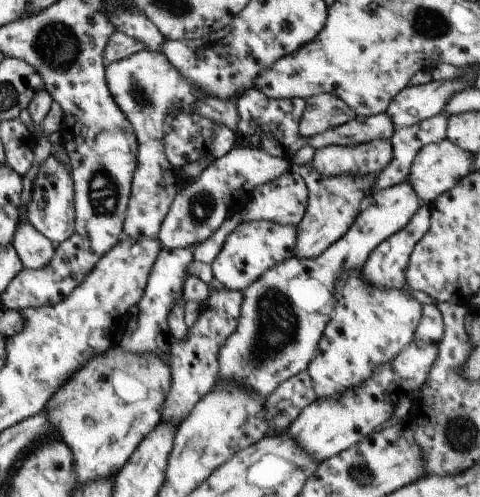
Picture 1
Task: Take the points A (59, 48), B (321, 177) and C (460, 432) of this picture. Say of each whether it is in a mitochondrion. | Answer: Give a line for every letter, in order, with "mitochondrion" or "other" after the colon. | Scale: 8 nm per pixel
A: mitochondrion
B: other
C: mitochondrion

